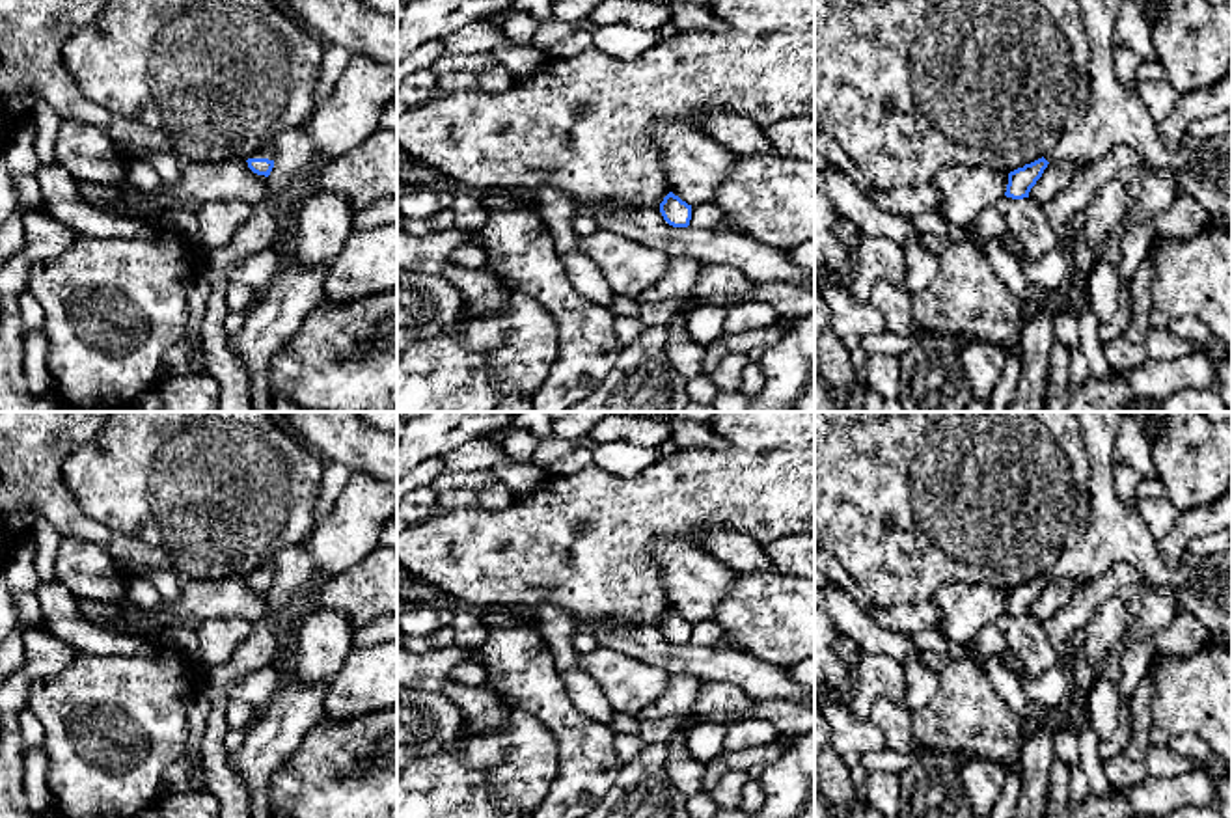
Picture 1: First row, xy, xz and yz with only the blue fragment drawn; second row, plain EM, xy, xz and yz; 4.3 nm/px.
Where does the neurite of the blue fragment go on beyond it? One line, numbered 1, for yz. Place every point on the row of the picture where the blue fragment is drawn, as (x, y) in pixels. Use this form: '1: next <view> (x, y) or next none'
1: next yz (1115, 114)

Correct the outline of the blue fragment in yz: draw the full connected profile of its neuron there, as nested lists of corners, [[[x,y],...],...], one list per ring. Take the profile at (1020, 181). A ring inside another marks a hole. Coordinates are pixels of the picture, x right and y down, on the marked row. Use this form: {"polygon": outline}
{"polygon": [[[1077,0],[1088,60],[1087,114],[1077,129],[1057,140],[1042,158],[1008,173],[1006,198],[1029,198],[1053,160],[1103,158],[1116,143],[1133,147],[1146,170],[1172,170],[1180,194],[1197,199],[1210,214],[1232,218],[1232,132],[1211,138],[1185,134],[1176,151],[1161,140],[1148,108],[1115,73],[1115,35],[1122,0]]]}

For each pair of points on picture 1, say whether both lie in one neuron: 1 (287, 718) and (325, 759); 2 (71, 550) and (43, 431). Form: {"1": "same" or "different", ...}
{"1": "different", "2": "different"}

